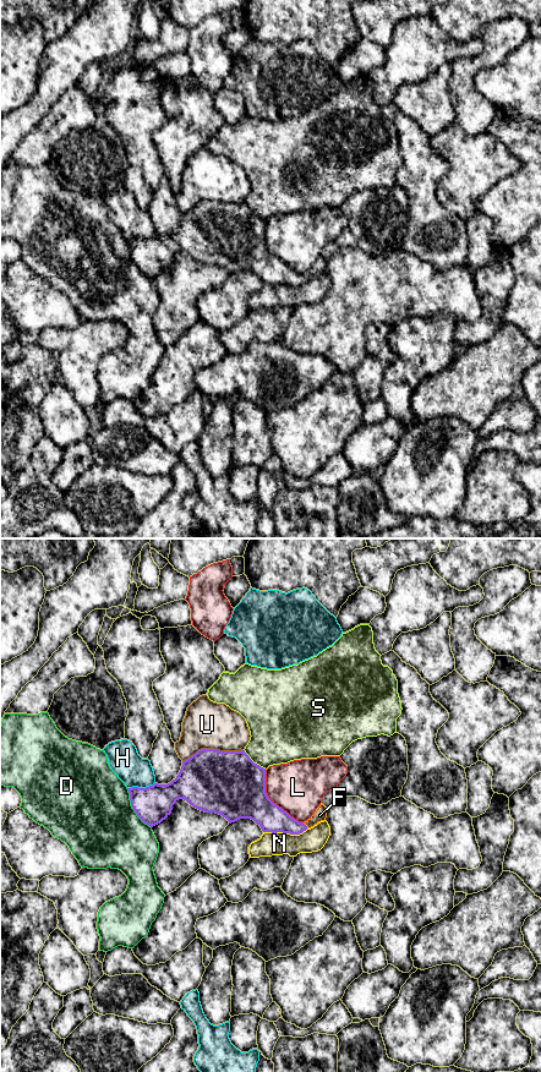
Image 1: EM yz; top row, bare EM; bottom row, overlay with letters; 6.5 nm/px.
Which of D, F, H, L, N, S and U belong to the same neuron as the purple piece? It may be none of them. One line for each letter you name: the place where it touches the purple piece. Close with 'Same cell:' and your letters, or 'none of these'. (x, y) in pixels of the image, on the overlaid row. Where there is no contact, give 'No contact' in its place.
F: Touches purple at yz (305, 825)
Same cell: F

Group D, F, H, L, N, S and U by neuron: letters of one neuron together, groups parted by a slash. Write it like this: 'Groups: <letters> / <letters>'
Groups: D / F / H / L / N / S / U

